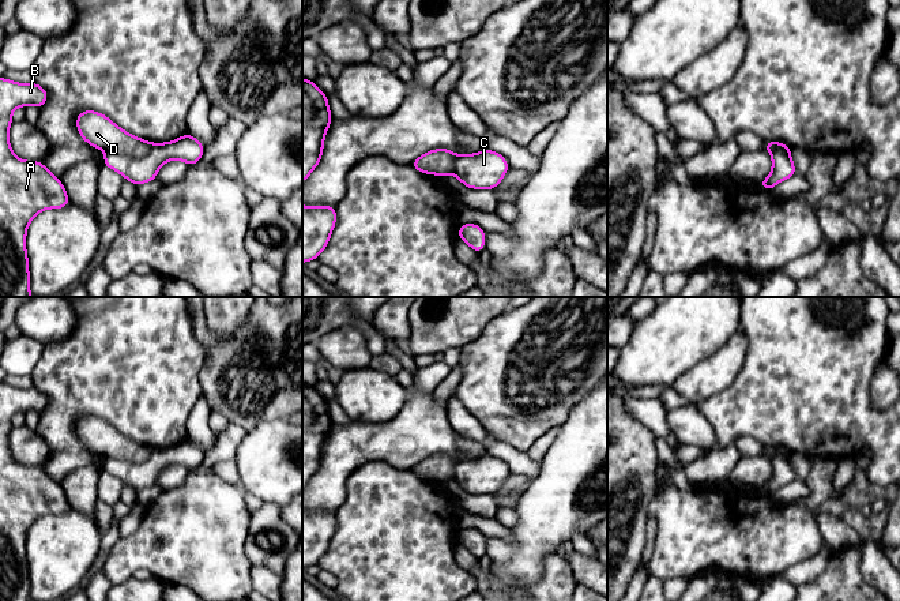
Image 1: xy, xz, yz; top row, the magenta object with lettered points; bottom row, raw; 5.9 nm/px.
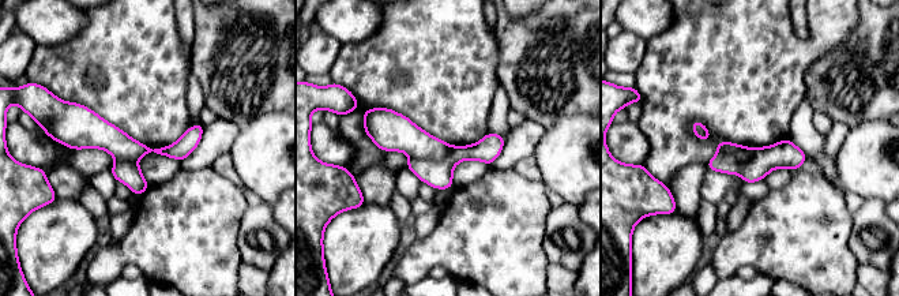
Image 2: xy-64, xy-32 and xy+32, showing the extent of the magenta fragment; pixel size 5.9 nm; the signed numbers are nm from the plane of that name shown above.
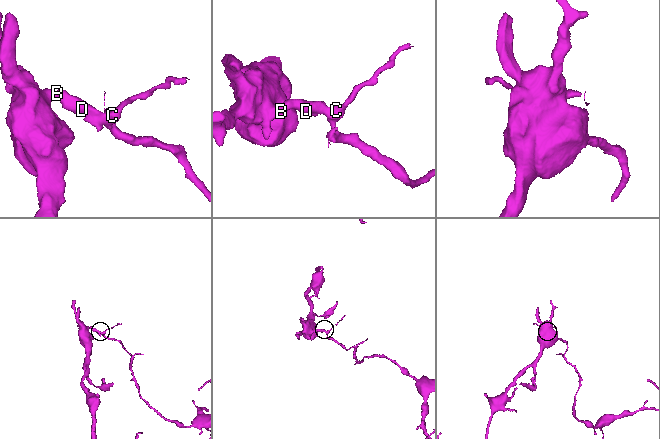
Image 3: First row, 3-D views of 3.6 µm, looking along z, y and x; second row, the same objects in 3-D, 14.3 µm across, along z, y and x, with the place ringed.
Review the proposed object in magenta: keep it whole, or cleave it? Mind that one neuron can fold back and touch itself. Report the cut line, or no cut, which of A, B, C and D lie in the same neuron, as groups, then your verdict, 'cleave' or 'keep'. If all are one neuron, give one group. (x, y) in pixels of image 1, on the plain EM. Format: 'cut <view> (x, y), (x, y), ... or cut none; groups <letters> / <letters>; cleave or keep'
cut xy (153, 449), (150, 455), (138, 464), (117, 458), (106, 459); groups A B D / C; cleave

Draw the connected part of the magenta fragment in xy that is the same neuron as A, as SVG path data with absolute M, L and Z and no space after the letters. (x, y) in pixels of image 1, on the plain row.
M0 383L0 601L31 601L26 538L31 525L44 515L67 512L71 506L60 484L44 467L22 466L11 455L8 435L18 412L34 410L41 414L48 397L34 386L29 390Z

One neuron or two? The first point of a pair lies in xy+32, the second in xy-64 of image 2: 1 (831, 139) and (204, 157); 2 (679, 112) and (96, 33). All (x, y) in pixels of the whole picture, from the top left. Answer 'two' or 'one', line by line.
1: one
2: one

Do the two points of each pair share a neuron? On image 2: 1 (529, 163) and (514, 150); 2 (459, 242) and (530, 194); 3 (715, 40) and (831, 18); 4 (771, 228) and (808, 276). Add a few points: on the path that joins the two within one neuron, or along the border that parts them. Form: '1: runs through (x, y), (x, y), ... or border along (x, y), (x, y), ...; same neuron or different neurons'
1: border along (533, 154), (525, 156), (515, 167); different neurons
2: runs through (477, 239), (486, 235), (512, 210); same neuron
3: runs through (745, 44), (805, 44); same neuron
4: runs through (783, 240), (807, 263); same neuron

